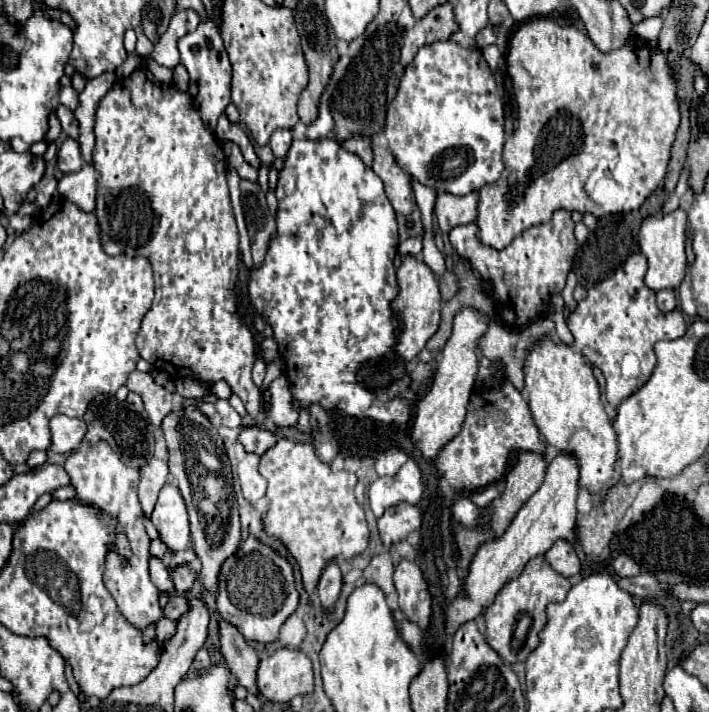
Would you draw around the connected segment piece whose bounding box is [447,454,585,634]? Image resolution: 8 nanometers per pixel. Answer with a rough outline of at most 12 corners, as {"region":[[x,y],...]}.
{"region":[[557,454],[545,482],[471,564],[447,632],[475,620],[503,584],[573,532],[577,460]]}

